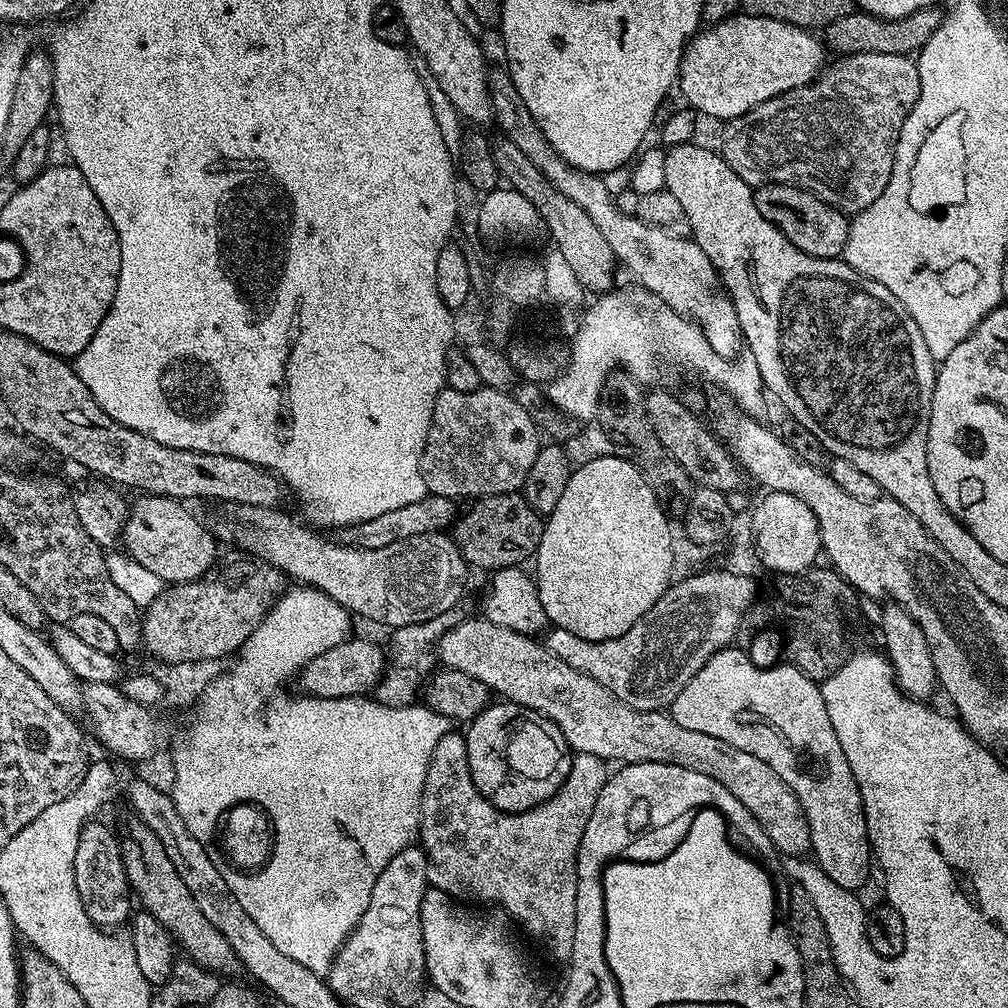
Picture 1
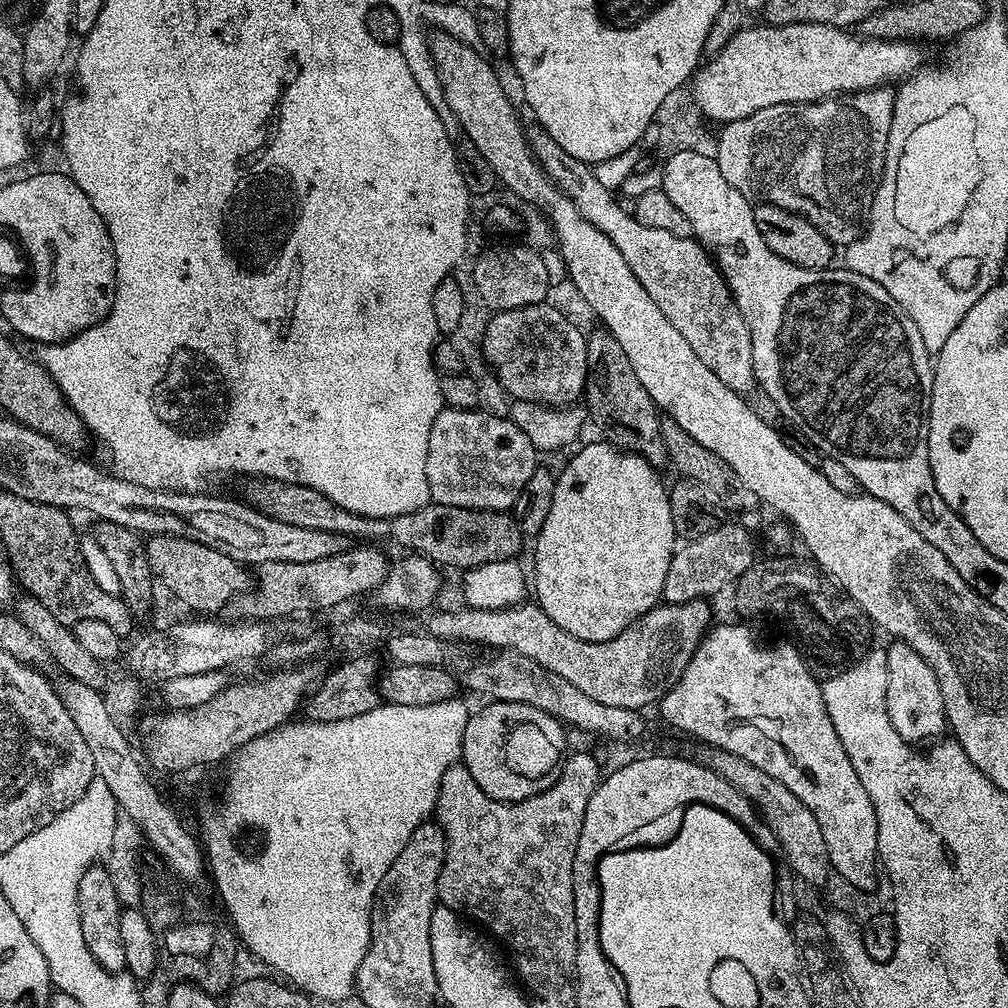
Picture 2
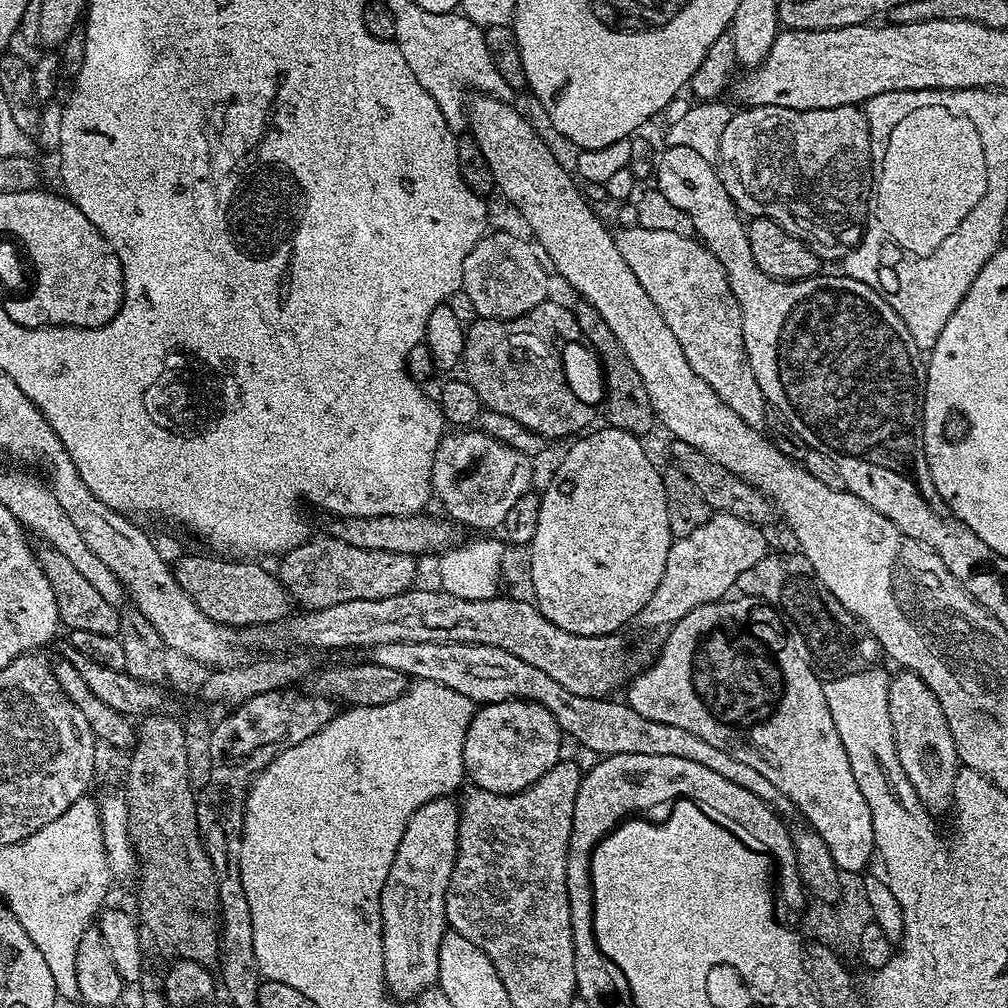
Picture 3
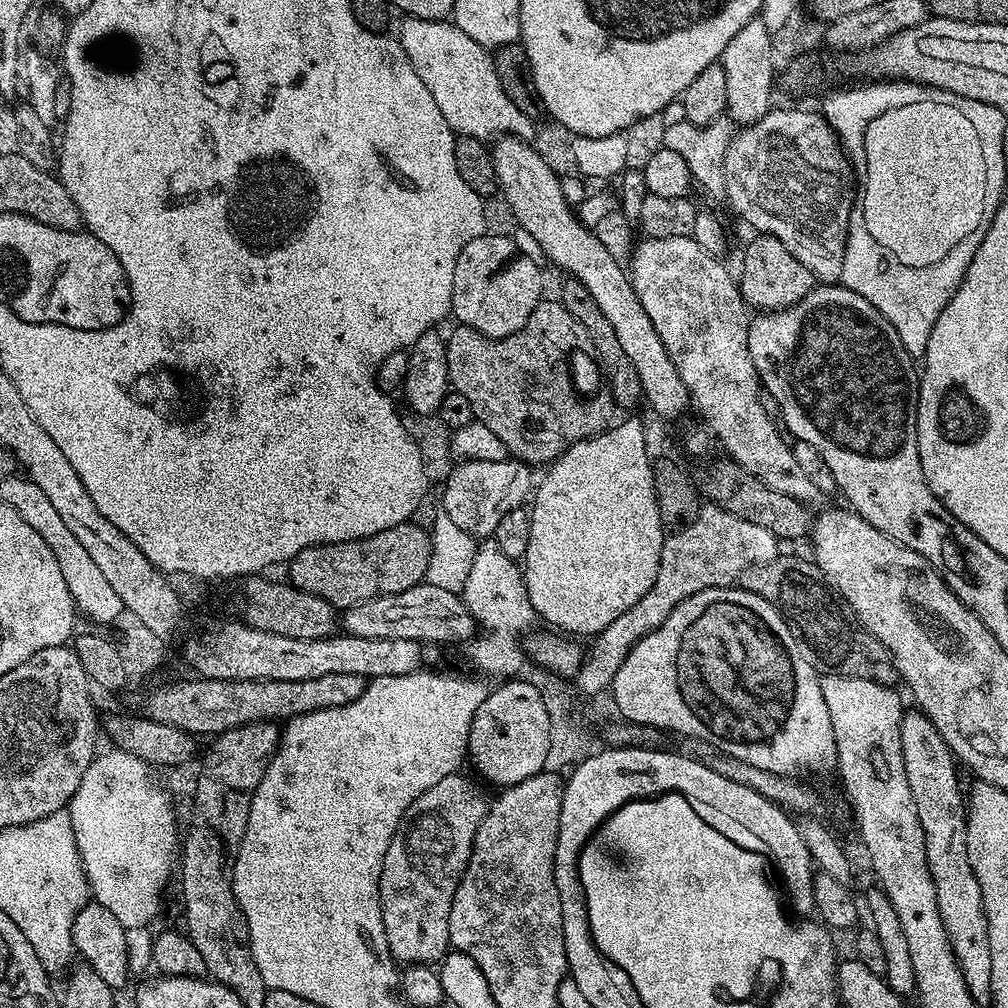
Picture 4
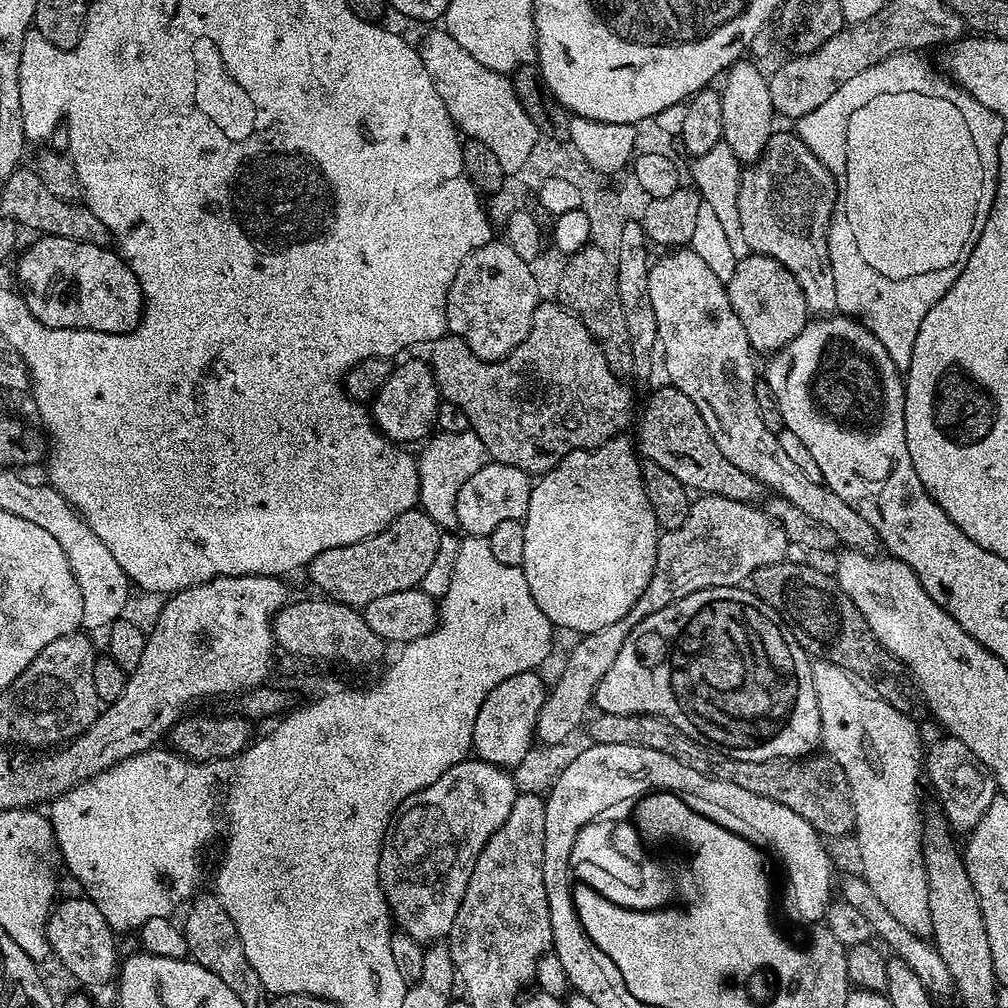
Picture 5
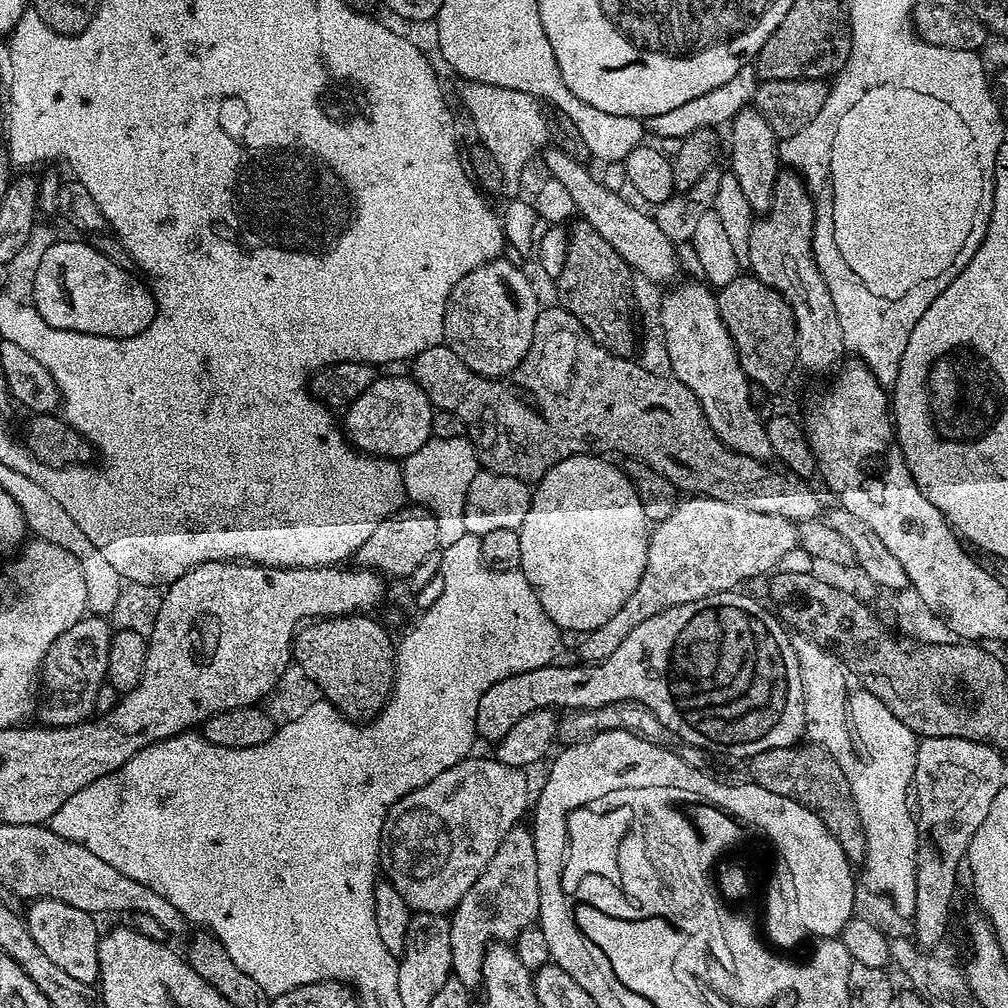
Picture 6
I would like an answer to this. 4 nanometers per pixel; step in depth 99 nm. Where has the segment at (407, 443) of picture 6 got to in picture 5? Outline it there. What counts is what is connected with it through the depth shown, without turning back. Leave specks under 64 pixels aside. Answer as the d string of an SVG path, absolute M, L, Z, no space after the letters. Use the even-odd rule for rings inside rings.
M424 359L408 360L395 365L370 404L373 423L393 443L408 445L408 442L423 441L433 431L440 395L433 380L432 367Z

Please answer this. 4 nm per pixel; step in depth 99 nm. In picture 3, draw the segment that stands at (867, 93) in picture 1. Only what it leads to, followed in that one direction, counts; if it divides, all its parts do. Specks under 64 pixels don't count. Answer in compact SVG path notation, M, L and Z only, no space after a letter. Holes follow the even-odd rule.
M857 105L838 106L830 110L790 110L786 106L758 106L750 108L741 107L726 125L726 130L722 133L720 150L718 155L718 171L720 181L726 186L732 201L740 209L745 217L761 216L770 218L782 226L790 235L797 236L805 244L811 246L812 252L819 256L821 261L836 260L843 261L849 251L860 243L864 237L866 227L866 217L870 212L870 197L874 192L874 156L872 160L872 143L874 137L868 131L868 117Z

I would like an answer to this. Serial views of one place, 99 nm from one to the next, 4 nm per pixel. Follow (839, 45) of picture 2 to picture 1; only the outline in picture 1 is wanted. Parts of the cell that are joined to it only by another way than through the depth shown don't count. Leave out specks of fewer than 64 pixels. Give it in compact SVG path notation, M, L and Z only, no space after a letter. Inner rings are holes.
M737 14L726 18L721 24L705 27L689 40L684 48L684 57L680 59L678 92L680 88L684 95L683 103L689 109L727 122L754 110L754 106L762 106L762 102L770 102L770 98L812 83L825 67L824 56L826 48L821 37L807 28L765 16Z

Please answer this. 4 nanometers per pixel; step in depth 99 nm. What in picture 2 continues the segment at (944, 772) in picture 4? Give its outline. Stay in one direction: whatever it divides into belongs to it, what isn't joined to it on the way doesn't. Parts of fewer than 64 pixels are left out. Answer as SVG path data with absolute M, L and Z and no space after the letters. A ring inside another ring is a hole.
M893 639L891 643L892 645L887 645L886 648L886 698L884 699L888 720L907 744L920 746L923 740L935 741L943 737L946 732L944 703L942 690L938 690L938 678L934 670L930 670L926 658L918 654L918 650L898 639Z

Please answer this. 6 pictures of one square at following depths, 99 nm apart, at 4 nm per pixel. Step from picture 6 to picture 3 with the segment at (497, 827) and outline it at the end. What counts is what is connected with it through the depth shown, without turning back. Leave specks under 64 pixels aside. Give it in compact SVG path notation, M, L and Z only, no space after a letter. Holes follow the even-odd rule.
M439 796L430 802L426 802L426 806L422 806L418 810L414 810L414 814L406 826L406 834L402 834L402 842L394 854L394 862L390 866L390 874L386 874L386 882L382 886L382 894L380 895L380 913L382 914L382 946L384 947L384 984L388 988L389 993L391 993L397 1001L415 1001L416 997L419 996L420 993L426 991L427 988L433 987L433 985L438 981L438 950L442 946L442 938L446 931L446 921L444 919L446 886L450 886L450 874L454 870L454 862L456 861L459 825L460 805L452 796Z

